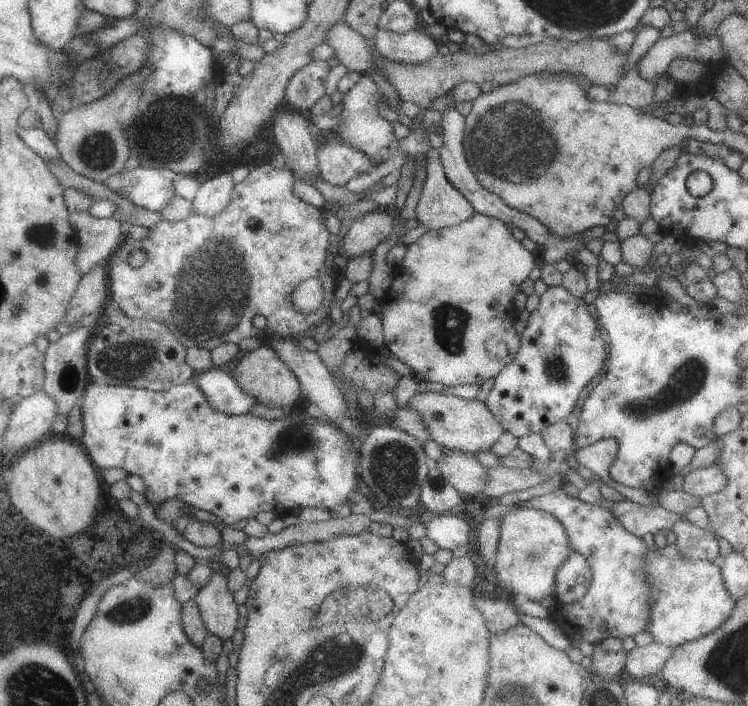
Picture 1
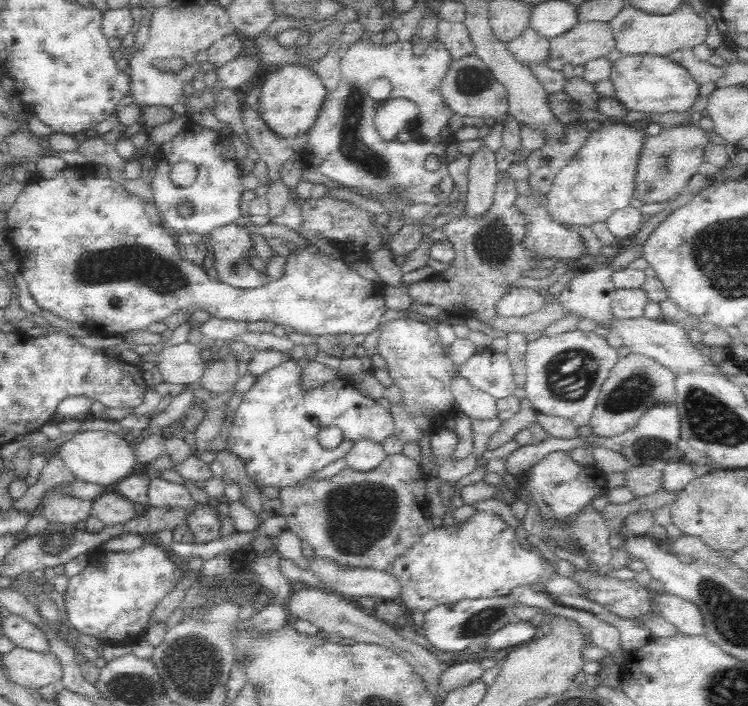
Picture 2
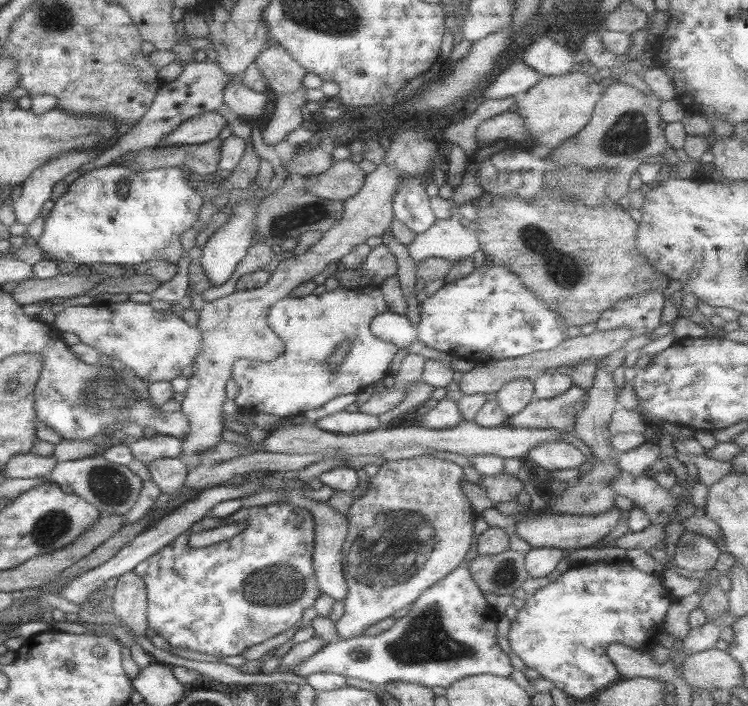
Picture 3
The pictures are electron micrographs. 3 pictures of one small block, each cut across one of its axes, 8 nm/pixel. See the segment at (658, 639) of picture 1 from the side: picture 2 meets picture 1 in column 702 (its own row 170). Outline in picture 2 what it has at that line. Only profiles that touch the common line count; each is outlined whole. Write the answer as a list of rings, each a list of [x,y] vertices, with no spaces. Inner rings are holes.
[[[632,124],[602,125],[598,130],[591,131],[584,145],[556,175],[550,190],[545,194],[549,202],[546,210],[552,215],[552,219],[556,219],[561,225],[590,227],[595,222],[605,222],[616,210],[629,206],[629,200],[633,198],[636,164],[645,140],[645,132]]]

